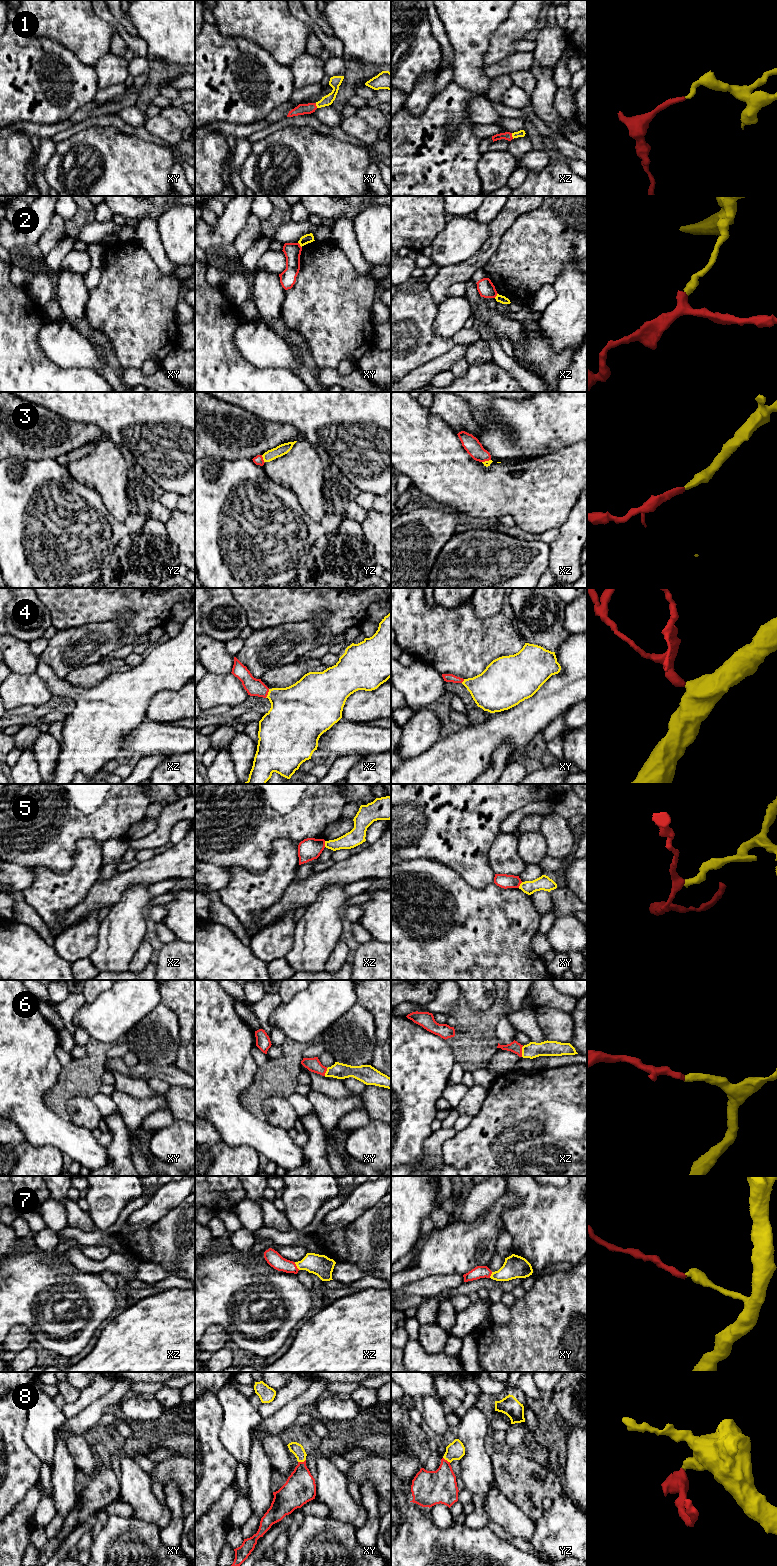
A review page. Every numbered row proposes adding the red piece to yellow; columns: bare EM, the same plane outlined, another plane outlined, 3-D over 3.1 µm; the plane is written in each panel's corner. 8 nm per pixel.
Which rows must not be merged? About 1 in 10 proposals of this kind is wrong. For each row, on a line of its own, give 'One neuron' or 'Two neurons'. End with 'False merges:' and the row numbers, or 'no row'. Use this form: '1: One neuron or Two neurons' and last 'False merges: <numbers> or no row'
1: One neuron
2: Two neurons
3: One neuron
4: One neuron
5: Two neurons
6: One neuron
7: One neuron
8: One neuron
False merges: 2, 5

